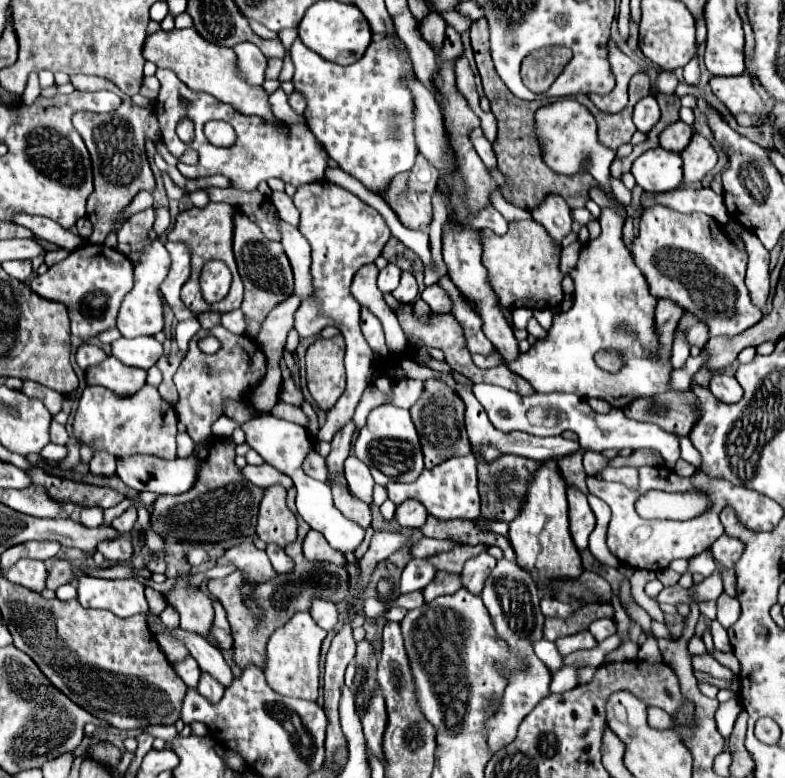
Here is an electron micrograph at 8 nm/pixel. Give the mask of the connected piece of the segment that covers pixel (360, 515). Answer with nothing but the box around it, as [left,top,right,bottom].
[332,486,372,530]

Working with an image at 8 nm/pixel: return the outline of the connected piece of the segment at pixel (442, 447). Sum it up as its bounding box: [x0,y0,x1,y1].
[410,380,472,470]

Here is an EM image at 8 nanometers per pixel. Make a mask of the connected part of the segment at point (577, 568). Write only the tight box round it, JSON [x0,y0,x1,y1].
[510,460,584,580]

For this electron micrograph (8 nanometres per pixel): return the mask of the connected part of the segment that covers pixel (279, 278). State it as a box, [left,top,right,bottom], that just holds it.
[234,212,294,336]

